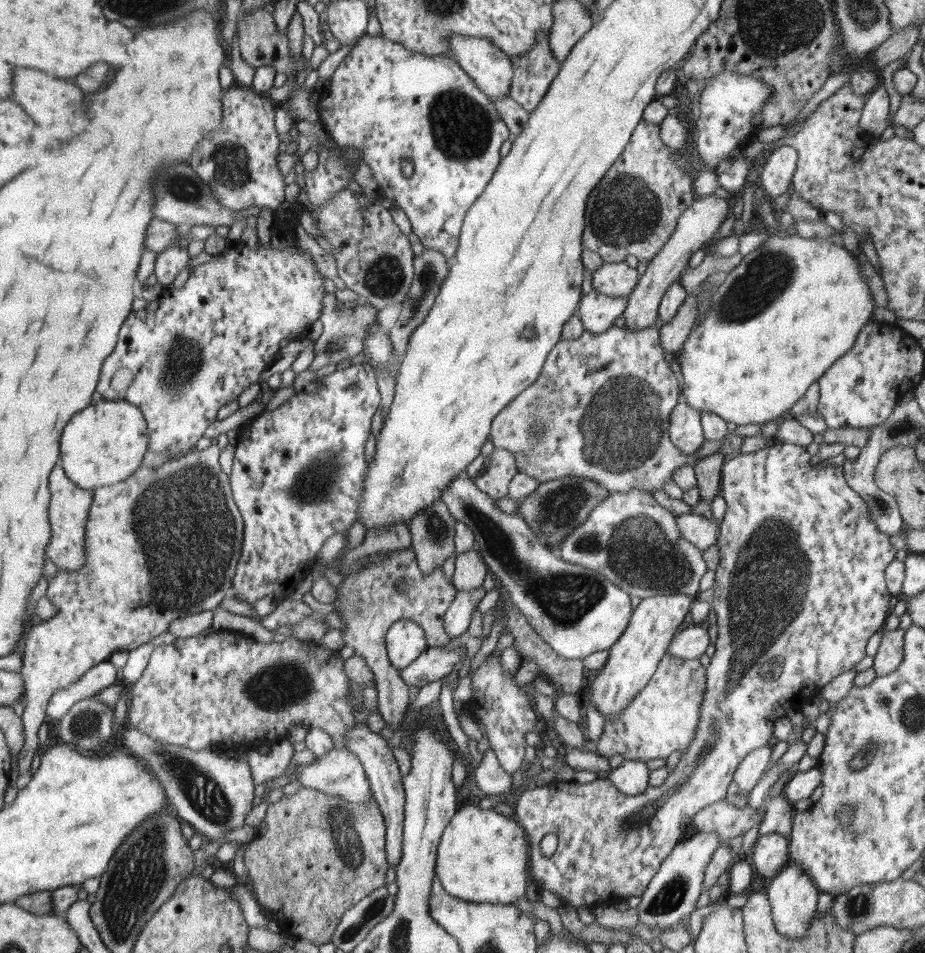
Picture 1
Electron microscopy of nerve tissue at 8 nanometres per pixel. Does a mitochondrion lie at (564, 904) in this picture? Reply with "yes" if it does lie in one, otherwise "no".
no

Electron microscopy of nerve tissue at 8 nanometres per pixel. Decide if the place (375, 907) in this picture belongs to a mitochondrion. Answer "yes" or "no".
yes

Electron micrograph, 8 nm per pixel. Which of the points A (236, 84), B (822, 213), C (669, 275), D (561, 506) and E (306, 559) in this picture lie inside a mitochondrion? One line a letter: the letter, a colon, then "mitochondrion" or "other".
A: other
B: other
C: other
D: mitochondrion
E: other

